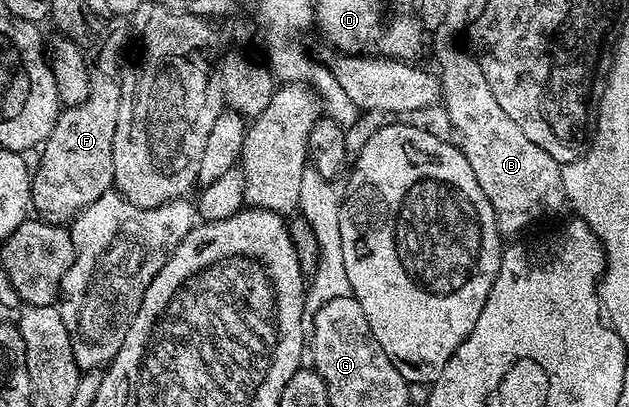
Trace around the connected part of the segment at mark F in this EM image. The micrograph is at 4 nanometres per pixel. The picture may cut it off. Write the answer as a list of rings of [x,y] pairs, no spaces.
[[[114,20],[96,46],[97,54],[89,61],[89,94],[83,103],[68,106],[57,116],[51,135],[40,150],[41,162],[31,177],[31,209],[38,218],[49,223],[69,223],[78,213],[82,213],[95,199],[114,188],[113,184],[113,144],[115,143],[115,123],[119,119],[121,102],[121,78],[119,70],[123,65],[123,54],[131,41],[131,25],[128,20]]]

